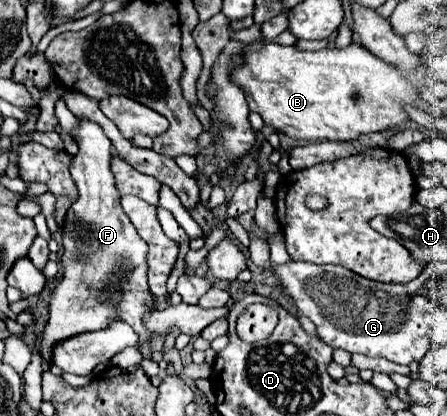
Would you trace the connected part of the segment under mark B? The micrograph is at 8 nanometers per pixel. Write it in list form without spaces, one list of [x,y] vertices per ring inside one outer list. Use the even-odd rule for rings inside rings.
[[[265,41],[263,45],[247,45],[245,49],[247,49],[245,51],[245,63],[235,67],[235,71],[233,71],[235,83],[239,83],[239,87],[243,87],[245,95],[247,95],[249,109],[257,111],[263,117],[265,125],[269,125],[269,127],[273,127],[277,131],[283,131],[285,135],[289,135],[293,139],[305,139],[305,141],[351,141],[351,139],[357,139],[359,135],[363,135],[363,133],[399,129],[409,119],[405,109],[403,109],[403,105],[405,103],[407,105],[417,105],[417,101],[419,101],[419,95],[415,95],[415,87],[411,87],[411,83],[407,83],[407,79],[403,79],[403,75],[399,75],[399,71],[395,71],[387,63],[381,63],[381,59],[375,59],[375,55],[371,55],[365,47],[355,45],[355,43],[351,43],[347,49],[331,47],[331,49],[321,49],[321,51],[299,51],[295,45],[283,47],[283,45],[277,45],[273,41]]]

